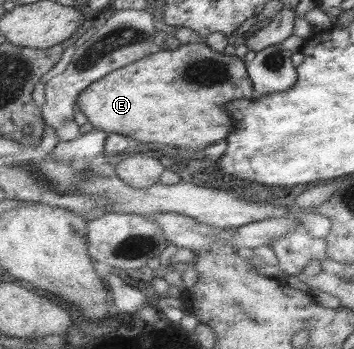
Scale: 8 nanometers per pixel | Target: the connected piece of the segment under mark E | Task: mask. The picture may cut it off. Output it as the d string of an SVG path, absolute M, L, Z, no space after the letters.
M187 42L175 51L155 49L142 59L93 81L79 93L75 103L77 111L81 111L97 131L125 135L138 143L203 149L229 133L225 103L233 99L253 99L245 65L241 58L212 51L203 43Z

